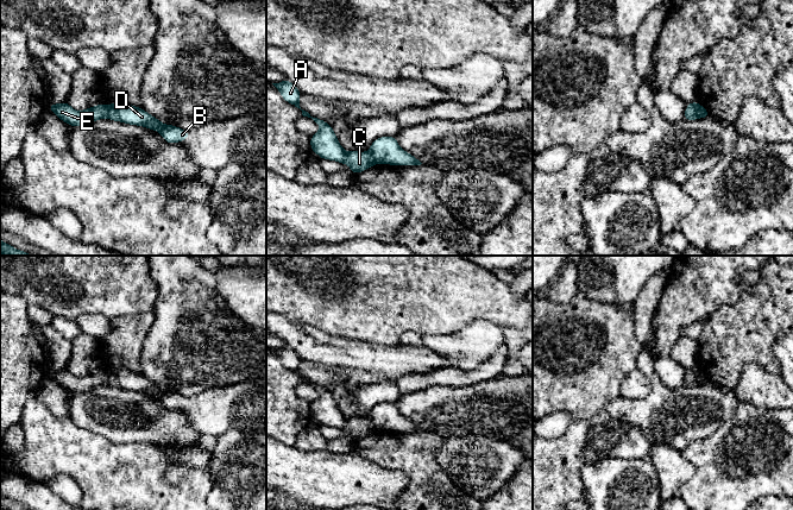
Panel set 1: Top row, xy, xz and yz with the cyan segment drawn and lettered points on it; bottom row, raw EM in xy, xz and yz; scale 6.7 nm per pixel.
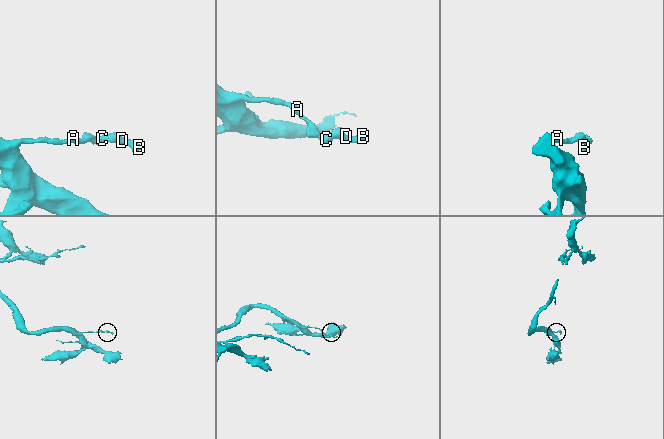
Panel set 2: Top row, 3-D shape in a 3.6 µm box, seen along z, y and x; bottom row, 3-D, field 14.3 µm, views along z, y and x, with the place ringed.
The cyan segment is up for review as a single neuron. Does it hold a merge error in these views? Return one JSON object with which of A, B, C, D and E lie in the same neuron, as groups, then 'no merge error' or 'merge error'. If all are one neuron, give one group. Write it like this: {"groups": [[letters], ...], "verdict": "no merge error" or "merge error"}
{"groups": [["A", "C", "E"], ["B", "D"]], "verdict": "merge error"}

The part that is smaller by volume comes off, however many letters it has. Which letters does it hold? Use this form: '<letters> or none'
B, D

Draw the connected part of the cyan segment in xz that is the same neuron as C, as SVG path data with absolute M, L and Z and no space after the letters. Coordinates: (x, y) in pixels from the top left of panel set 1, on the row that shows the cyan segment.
M289 80L272 83L281 93L283 99L302 111L303 117L311 118L319 126L320 131L310 137L313 152L317 153L321 159L338 160L341 164L348 164L352 172L358 175L363 170L372 168L377 162L373 155L369 152L351 151L346 152L336 139L332 126L317 118L313 118L308 112L300 107L300 90Z

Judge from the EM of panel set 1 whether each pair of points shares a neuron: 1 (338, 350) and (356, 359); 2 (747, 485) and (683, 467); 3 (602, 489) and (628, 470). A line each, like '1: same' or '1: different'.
1: same
2: different
3: same

